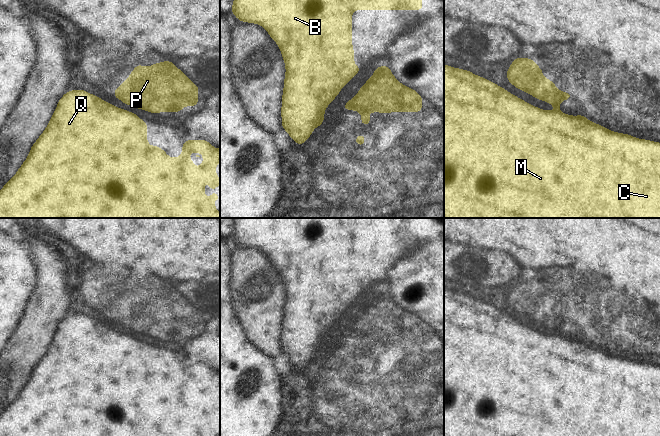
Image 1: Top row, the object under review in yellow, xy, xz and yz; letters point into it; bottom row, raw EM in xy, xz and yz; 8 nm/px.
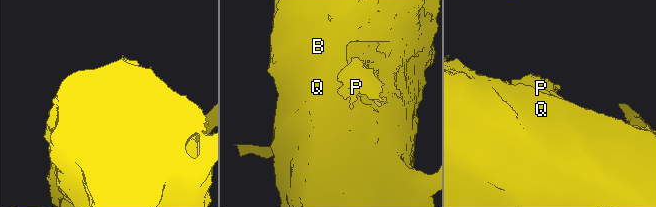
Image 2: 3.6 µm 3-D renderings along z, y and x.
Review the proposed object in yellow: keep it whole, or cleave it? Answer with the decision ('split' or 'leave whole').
split

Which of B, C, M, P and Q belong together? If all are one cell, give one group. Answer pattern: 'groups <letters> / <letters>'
groups B C M Q / P

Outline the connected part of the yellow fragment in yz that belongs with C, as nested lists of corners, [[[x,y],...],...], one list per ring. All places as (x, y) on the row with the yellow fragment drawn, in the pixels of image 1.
[[[444,64],[444,218],[660,218],[660,142],[638,139],[629,134],[621,134],[604,128],[584,115],[571,116],[560,112],[560,101],[573,98],[572,94],[560,90],[556,92],[556,101],[550,102],[555,111],[541,110],[499,87],[494,82],[476,76],[469,70],[453,68]]]

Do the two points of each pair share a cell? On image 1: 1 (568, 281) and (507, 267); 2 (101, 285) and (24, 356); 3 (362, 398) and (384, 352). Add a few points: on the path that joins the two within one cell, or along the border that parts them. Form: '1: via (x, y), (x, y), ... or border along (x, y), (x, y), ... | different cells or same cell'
1: border along (505, 252), (521, 267), (520, 279) | different cells
2: border along (80, 278), (81, 296), (84, 302) | different cells
3: via (367, 387), (379, 363) | same cell

